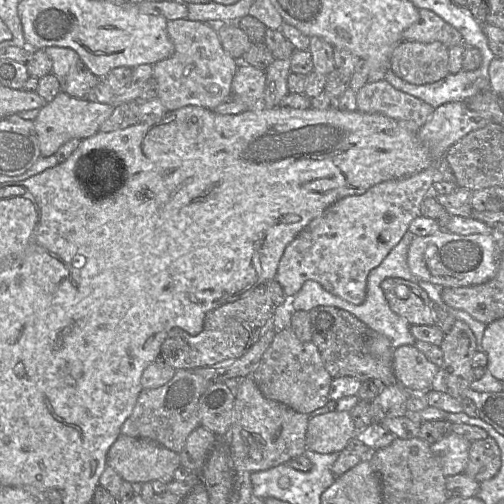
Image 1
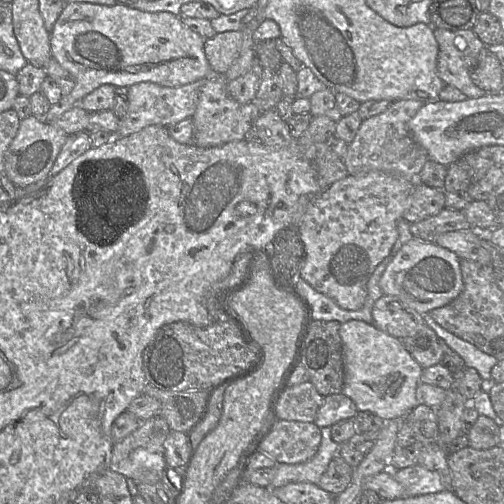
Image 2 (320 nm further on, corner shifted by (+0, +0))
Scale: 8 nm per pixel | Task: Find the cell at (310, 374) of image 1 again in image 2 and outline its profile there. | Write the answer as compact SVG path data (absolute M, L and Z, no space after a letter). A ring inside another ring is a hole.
M307 381L291 385L281 394L276 404L276 413L281 420L314 422L323 402L324 397Z

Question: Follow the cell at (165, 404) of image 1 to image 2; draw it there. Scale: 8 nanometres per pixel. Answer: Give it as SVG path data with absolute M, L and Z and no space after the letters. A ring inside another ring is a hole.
M161 415L141 421L136 430L114 444L110 469L133 479L136 484L154 484L161 481L167 466L163 444L170 431L168 423Z

